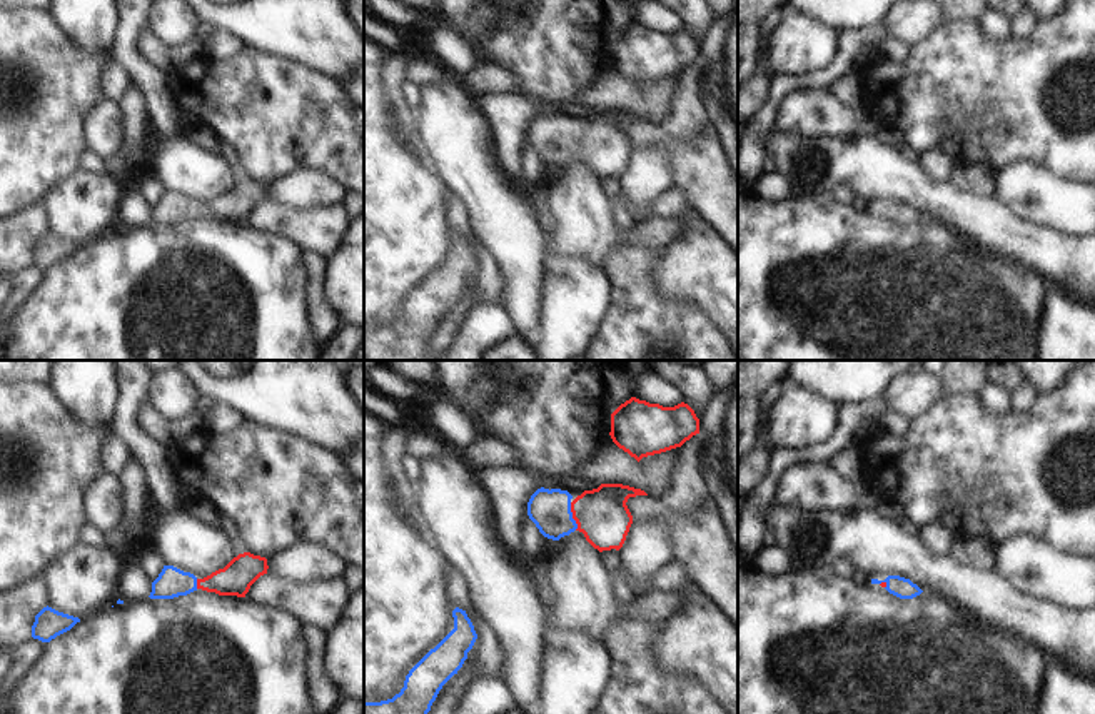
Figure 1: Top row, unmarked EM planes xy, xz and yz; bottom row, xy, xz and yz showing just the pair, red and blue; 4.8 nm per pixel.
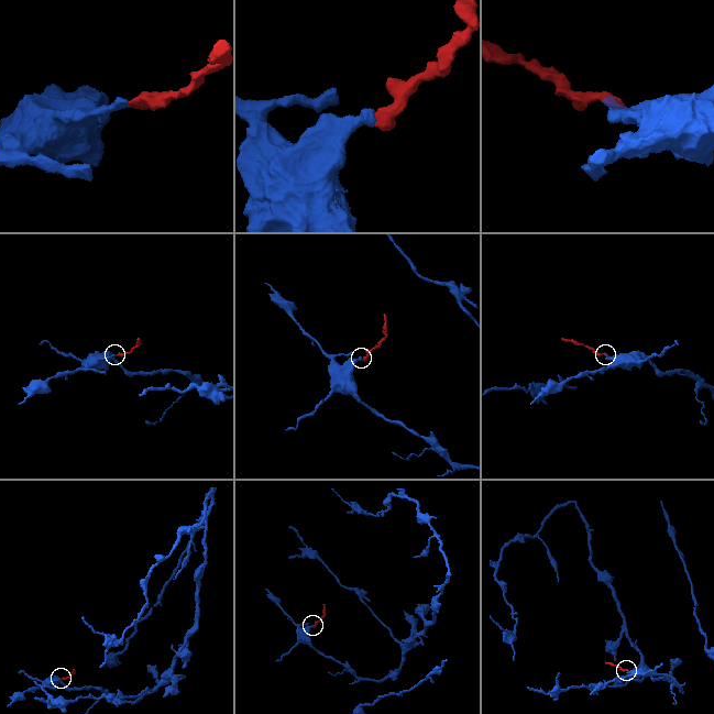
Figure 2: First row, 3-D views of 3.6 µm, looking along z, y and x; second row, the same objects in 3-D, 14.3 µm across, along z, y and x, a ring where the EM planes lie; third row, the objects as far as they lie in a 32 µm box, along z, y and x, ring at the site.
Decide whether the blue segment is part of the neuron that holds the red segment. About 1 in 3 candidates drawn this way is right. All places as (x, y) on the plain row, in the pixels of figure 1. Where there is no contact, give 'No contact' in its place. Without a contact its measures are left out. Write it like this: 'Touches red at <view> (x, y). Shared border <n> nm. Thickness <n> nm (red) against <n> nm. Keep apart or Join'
Touches red at xz (573, 142). Shared border 140 nm. Thickness 260 nm (red) against 190 nm. Join.

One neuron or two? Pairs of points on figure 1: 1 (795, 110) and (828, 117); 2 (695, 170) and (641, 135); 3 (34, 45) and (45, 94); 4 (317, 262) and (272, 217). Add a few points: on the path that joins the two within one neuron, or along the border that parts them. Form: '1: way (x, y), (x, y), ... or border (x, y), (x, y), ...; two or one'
1: way (803, 112), (813, 114), (820, 120); one
2: way (681, 157), (655, 135); one
3: way (34, 57), (34, 82); one
4: border (302, 251), (316, 251), (324, 259); two

